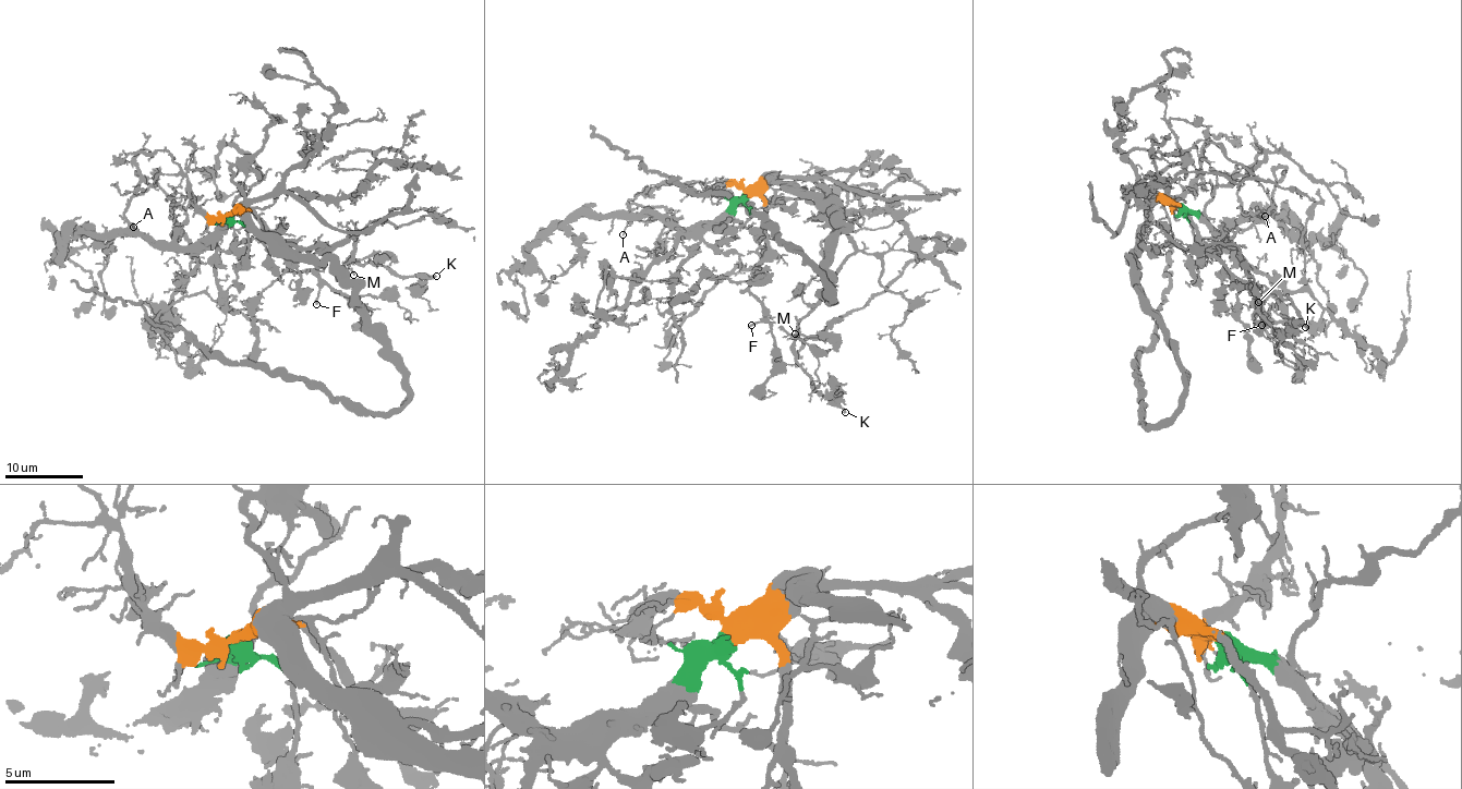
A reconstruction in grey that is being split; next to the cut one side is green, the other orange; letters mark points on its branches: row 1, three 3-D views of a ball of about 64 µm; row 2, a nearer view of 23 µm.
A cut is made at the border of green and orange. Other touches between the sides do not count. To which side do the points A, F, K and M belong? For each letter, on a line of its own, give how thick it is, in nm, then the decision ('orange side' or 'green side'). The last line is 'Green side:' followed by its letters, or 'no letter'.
A: 130 nm | green side
F: 150 nm | orange side
K: 160 nm | orange side
M: 120 nm | orange side
Green side: A

